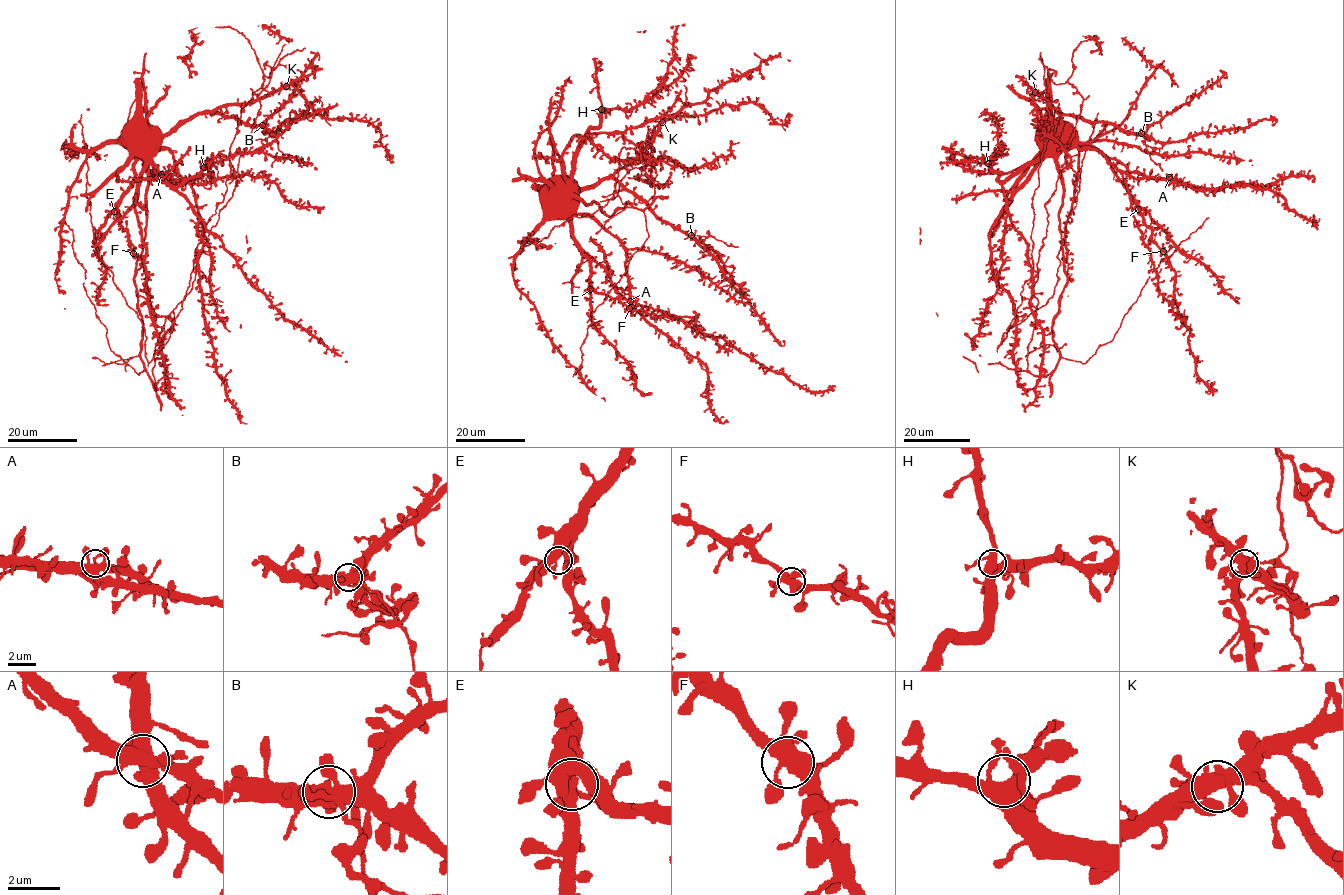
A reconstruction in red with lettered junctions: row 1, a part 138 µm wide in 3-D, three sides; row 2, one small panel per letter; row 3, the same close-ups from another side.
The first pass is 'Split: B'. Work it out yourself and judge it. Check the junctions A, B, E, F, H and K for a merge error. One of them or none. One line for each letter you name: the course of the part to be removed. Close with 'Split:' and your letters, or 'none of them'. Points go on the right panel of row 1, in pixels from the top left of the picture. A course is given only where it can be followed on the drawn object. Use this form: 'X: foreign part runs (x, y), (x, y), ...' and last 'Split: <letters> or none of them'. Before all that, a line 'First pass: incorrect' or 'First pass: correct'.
First pass: correct
B: foreign part runs (1141, 133), (1147, 153), (1162, 171)
Split: B

